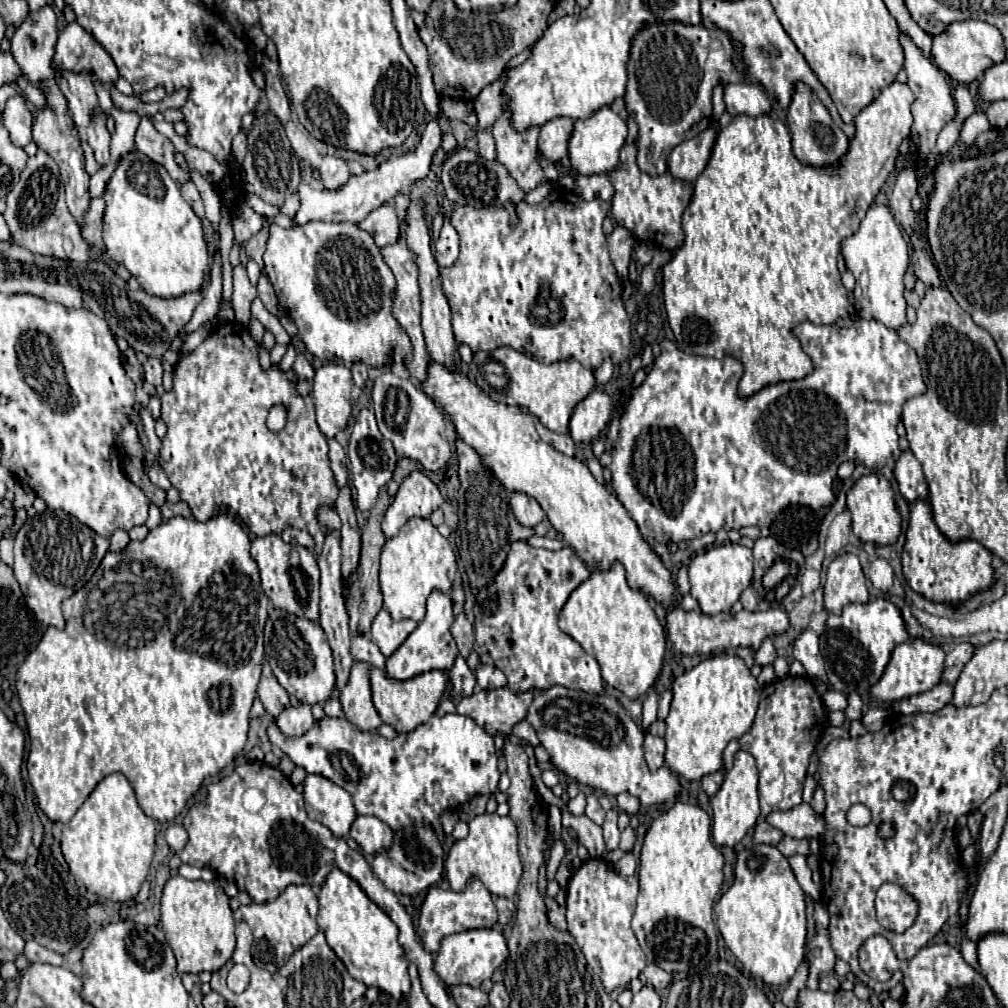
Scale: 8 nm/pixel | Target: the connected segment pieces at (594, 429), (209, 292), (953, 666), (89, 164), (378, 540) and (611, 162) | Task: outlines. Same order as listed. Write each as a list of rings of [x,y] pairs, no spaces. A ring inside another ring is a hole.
[[[591,390],[575,408],[569,418],[569,436],[575,442],[589,444],[605,430],[611,420],[613,402],[601,390]]]
[[[217,256],[217,264],[213,264],[213,276],[211,276],[211,284],[209,288],[205,290],[205,296],[203,296],[203,302],[197,306],[193,318],[189,320],[189,324],[185,324],[179,334],[185,336],[185,334],[191,334],[195,330],[199,330],[203,326],[203,322],[211,320],[215,314],[217,314],[217,304],[219,304],[219,298],[221,298],[221,258]]]
[[[959,642],[953,646],[953,650],[949,650],[947,660],[945,660],[945,672],[943,672],[943,680],[945,682],[955,682],[963,670],[963,666],[971,660],[975,652],[975,646],[971,642]]]
[[[79,132],[79,134],[81,134],[81,140],[83,140],[83,152],[85,152],[85,170],[87,170],[87,174],[91,176],[91,174],[95,174],[95,172],[99,170],[99,164],[97,164],[95,156],[93,156],[91,146],[85,142],[85,132]]]
[[[381,490],[379,500],[377,500],[375,508],[371,510],[367,526],[363,528],[363,534],[361,534],[363,546],[361,546],[361,562],[357,568],[357,576],[353,576],[353,584],[349,584],[349,588],[345,590],[345,600],[347,600],[347,608],[349,608],[349,620],[351,620],[349,624],[351,624],[353,634],[369,634],[371,622],[383,608],[383,596],[379,590],[379,556],[381,556],[381,548],[385,544],[385,534],[381,530],[381,520],[385,516],[385,510],[389,508],[389,504],[391,504],[389,494],[385,490]]]
[[[603,106],[595,110],[585,120],[575,120],[573,132],[569,138],[569,158],[575,172],[581,172],[585,176],[589,174],[609,174],[613,168],[617,168],[619,150],[623,148],[627,138],[627,124],[615,114],[609,106]]]

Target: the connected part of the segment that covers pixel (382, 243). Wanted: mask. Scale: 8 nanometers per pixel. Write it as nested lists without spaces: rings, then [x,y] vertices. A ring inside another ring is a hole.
[[[383,204],[375,208],[365,220],[359,222],[359,228],[365,228],[379,248],[395,244],[399,240],[399,218],[395,208]]]

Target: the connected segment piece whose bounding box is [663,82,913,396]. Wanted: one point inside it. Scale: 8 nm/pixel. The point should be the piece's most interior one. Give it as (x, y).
(763, 231)

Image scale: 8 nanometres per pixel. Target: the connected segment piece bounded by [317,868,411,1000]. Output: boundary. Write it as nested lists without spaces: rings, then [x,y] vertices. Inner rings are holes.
[[[333,868],[325,882],[319,886],[319,930],[325,932],[327,944],[343,960],[349,974],[365,986],[377,986],[391,998],[409,994],[411,984],[407,976],[407,960],[401,944],[397,942],[397,926],[393,920],[363,892],[363,888],[339,868]]]

